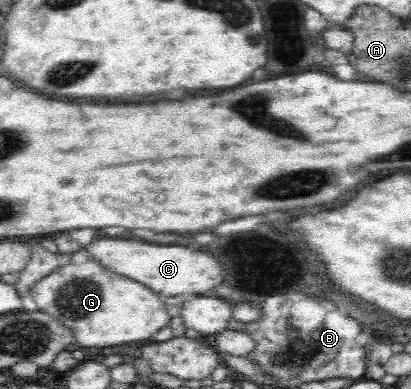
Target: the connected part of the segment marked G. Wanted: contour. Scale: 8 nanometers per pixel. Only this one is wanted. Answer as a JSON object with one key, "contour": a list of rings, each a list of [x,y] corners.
{"contour":[[[94,261],[81,265],[66,265],[38,281],[32,288],[32,300],[39,311],[58,320],[72,331],[74,345],[86,347],[112,347],[132,341],[151,342],[170,317],[164,298],[144,288],[139,282],[109,273]]]}

